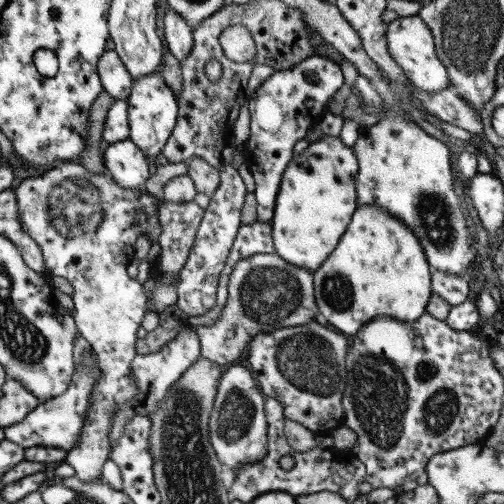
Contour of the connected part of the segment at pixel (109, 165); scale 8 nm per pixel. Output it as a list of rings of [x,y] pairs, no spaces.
[[[130,138],[106,144],[103,164],[110,171],[111,177],[127,189],[144,186],[150,176],[148,157]]]

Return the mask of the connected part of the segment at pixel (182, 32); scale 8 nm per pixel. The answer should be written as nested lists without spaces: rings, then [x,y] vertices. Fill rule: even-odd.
[[[168,10],[164,17],[164,36],[169,51],[182,62],[193,47],[193,29],[180,13]]]

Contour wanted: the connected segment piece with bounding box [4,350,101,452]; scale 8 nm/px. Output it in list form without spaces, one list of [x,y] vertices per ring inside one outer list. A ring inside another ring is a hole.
[[[92,350],[88,358],[90,359],[84,359],[84,365],[82,365],[78,371],[75,369],[72,382],[60,396],[50,398],[46,401],[41,401],[32,412],[29,412],[27,416],[24,417],[24,420],[18,422],[18,424],[13,424],[12,426],[4,428],[5,439],[10,442],[15,442],[24,448],[35,446],[54,447],[61,448],[66,452],[68,452],[71,448],[74,448],[78,439],[81,439],[81,432],[83,426],[85,425],[85,418],[87,417],[87,412],[91,409],[91,394],[93,393],[93,386],[99,379],[101,373],[97,363],[97,356],[94,352],[92,352]]]

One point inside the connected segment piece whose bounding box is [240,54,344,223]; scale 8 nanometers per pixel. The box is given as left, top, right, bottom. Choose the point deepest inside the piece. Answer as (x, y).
(288, 103)

